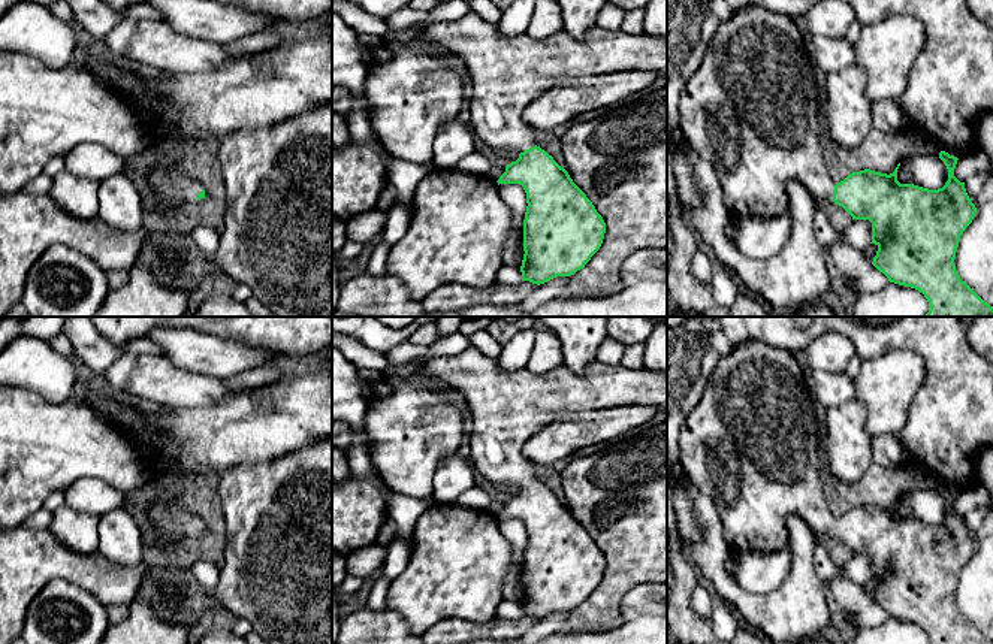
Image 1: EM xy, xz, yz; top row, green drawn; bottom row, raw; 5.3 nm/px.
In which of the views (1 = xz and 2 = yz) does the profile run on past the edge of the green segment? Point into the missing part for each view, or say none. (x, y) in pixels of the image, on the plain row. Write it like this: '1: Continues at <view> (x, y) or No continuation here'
1: Continues at xz (504, 410)
2: Continues at yz (751, 446)

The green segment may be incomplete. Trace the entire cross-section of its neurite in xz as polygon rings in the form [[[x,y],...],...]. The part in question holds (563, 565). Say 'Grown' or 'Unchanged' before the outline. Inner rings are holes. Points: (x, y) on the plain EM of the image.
Grown. [[[467,345],[453,356],[425,360],[422,372],[428,381],[464,396],[470,460],[477,477],[519,489],[496,517],[519,518],[526,527],[522,616],[540,620],[583,604],[603,578],[606,557],[568,507],[535,480],[537,465],[523,456],[523,445],[552,421],[577,411],[628,405],[654,405],[667,411],[667,372],[645,368],[634,371],[598,360],[594,360],[583,375],[565,365],[546,374],[532,374],[526,368],[504,372],[496,357],[483,354],[474,345]]]

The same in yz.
Grown. [[[746,338],[721,357],[700,403],[683,423],[679,435],[679,460],[689,483],[701,495],[712,499],[721,518],[722,535],[728,548],[757,553],[787,550],[790,542],[787,518],[797,515],[808,523],[815,535],[833,535],[852,554],[869,554],[872,557],[870,578],[878,581],[872,599],[890,617],[923,628],[929,637],[929,644],[993,644],[960,614],[954,599],[960,571],[977,548],[977,542],[966,527],[965,517],[954,511],[959,493],[945,486],[939,487],[939,493],[948,504],[948,515],[938,524],[900,518],[897,515],[900,498],[890,510],[864,504],[849,508],[840,517],[834,517],[830,513],[820,475],[820,436],[814,400],[812,387],[805,381],[802,368],[788,350]]]

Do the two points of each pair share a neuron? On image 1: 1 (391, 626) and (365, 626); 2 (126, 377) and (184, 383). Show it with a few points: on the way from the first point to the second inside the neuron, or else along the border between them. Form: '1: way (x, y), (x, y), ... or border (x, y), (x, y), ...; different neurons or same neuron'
1: way (385, 626), (371, 626); same neuron
2: way (141, 377), (154, 377), (162, 383), (169, 383); same neuron

